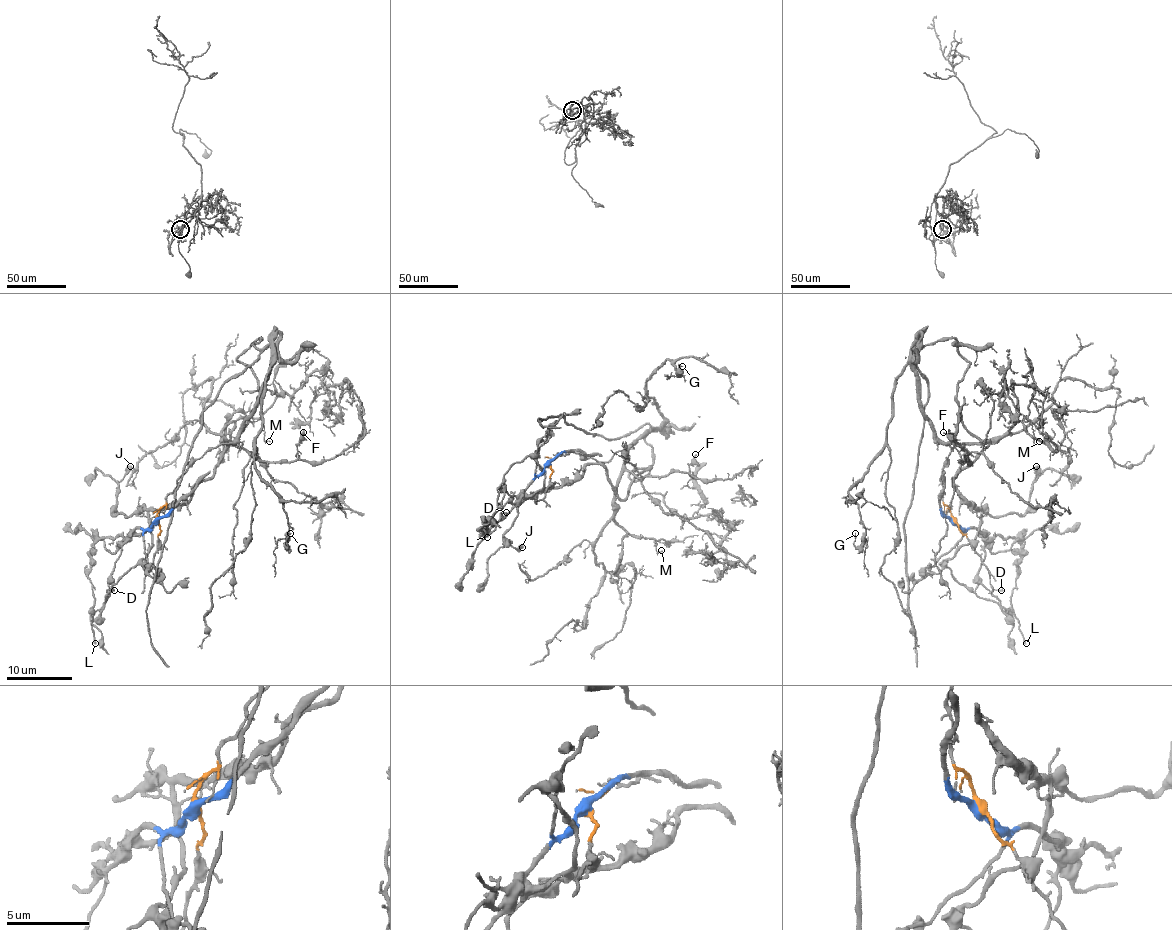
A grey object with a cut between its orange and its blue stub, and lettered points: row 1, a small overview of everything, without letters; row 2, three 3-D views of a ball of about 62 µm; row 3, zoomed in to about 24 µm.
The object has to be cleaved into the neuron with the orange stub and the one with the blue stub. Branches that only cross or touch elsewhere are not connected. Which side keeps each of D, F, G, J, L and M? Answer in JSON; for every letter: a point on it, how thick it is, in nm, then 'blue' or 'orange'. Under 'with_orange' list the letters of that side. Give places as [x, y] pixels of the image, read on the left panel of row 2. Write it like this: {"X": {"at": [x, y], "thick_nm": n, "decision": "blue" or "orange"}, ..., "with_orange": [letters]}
{"D": {"at": [114, 590], "thick_nm": 150, "decision": "blue"}, "F": {"at": [303, 432], "thick_nm": 140, "decision": "orange"}, "G": {"at": [290, 533], "thick_nm": 110, "decision": "orange"}, "J": {"at": [130, 466], "thick_nm": 500, "decision": "blue"}, "L": {"at": [95, 643], "thick_nm": 200, "decision": "blue"}, "M": {"at": [269, 441], "thick_nm": 160, "decision": "orange"}, "with_orange": ["F", "G", "M"]}

